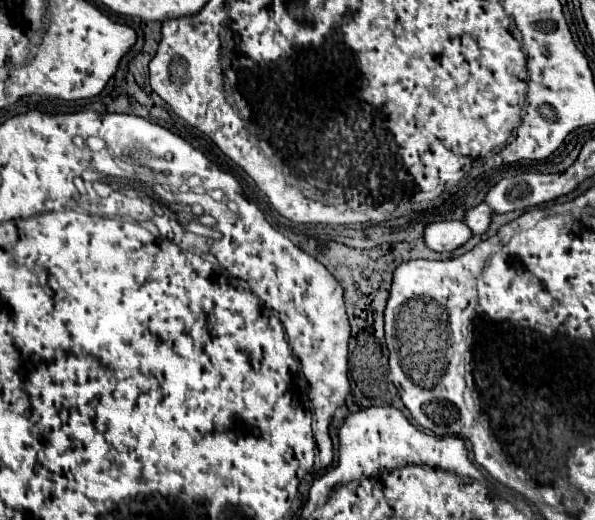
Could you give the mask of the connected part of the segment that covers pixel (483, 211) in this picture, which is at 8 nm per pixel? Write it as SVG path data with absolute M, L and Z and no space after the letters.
M482 202L470 210L466 210L464 214L464 224L472 230L472 234L484 234L488 230L490 224L490 208Z

